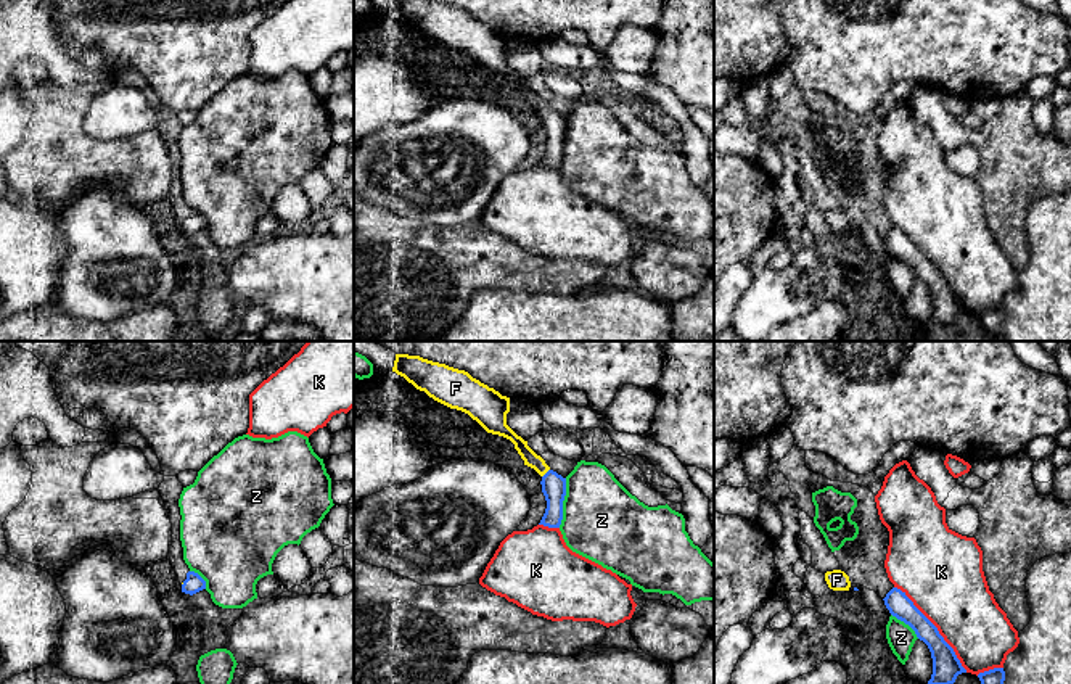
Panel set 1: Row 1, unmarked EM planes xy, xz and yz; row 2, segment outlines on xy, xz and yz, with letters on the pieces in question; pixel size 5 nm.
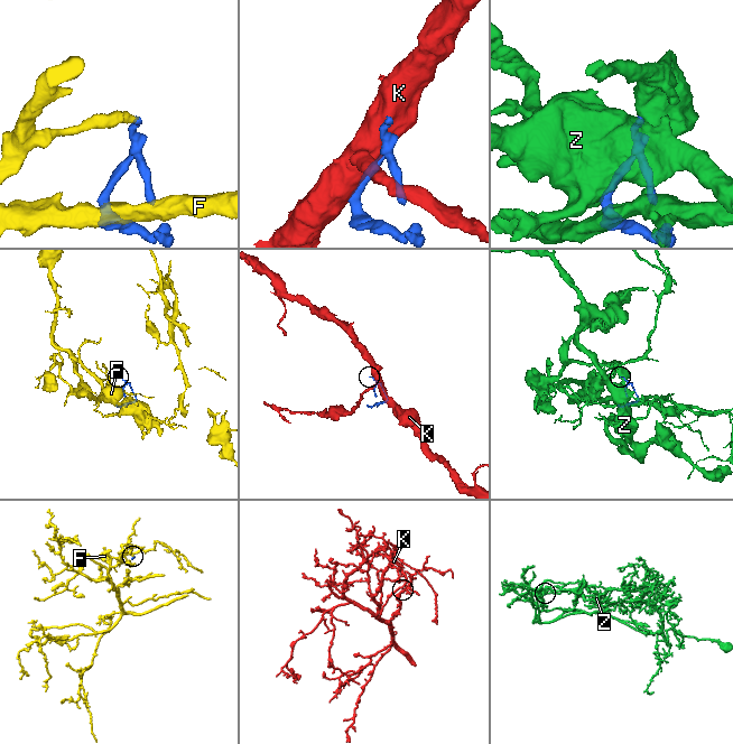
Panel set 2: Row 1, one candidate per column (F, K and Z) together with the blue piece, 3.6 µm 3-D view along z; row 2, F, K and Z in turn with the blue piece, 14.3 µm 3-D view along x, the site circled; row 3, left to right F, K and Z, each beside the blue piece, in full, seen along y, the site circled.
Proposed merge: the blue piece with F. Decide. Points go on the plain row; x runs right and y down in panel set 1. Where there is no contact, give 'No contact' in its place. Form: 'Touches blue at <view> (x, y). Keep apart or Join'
Touches blue at xz (545, 113). Join

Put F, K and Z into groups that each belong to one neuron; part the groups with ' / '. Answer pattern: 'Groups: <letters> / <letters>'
Groups: F / K / Z

